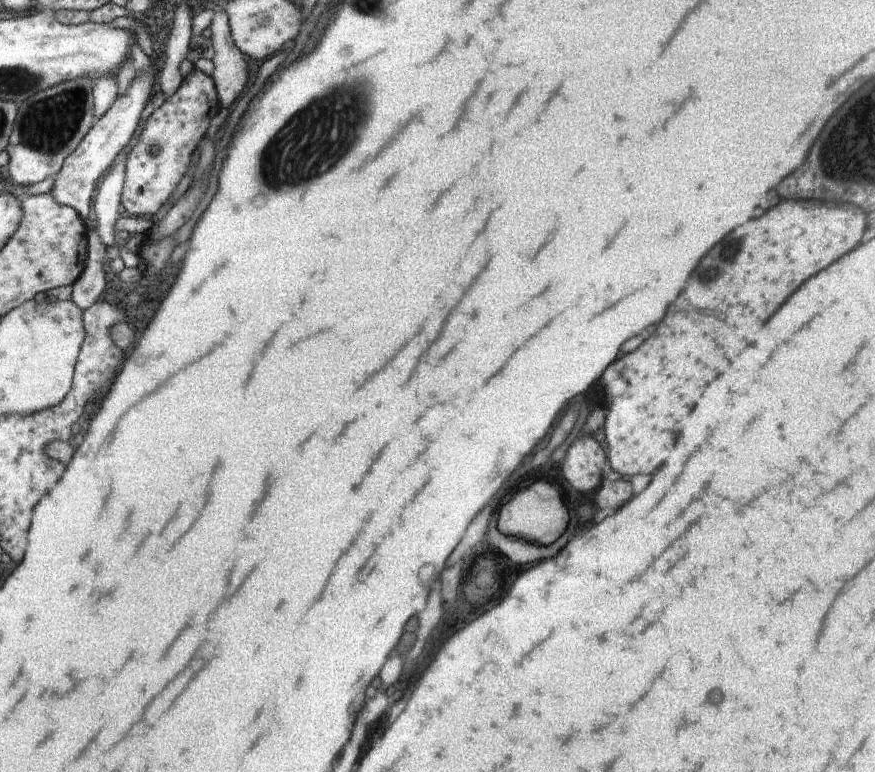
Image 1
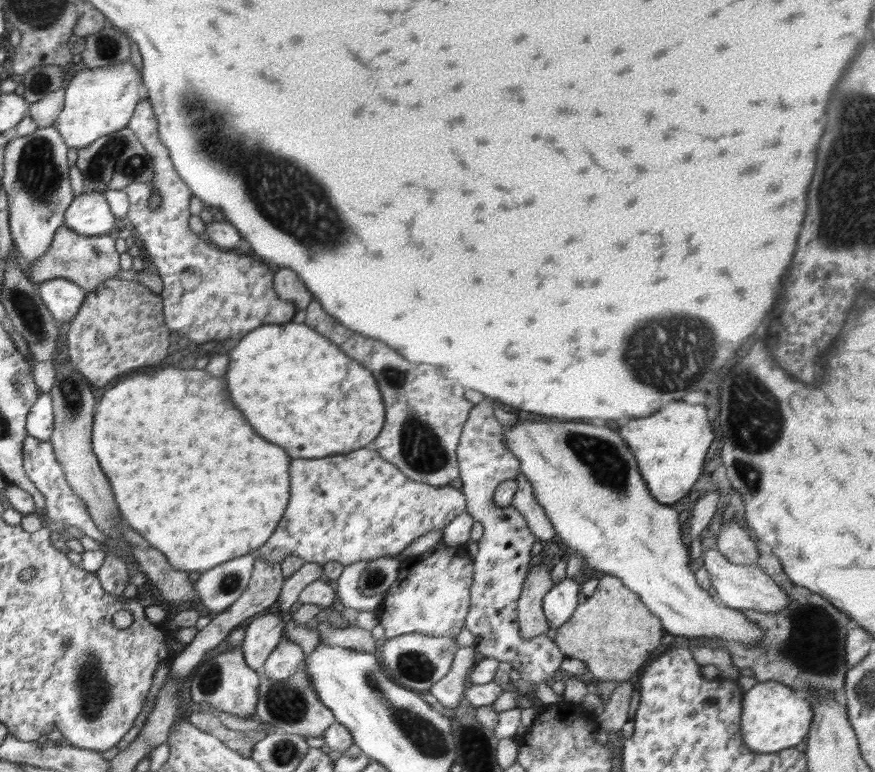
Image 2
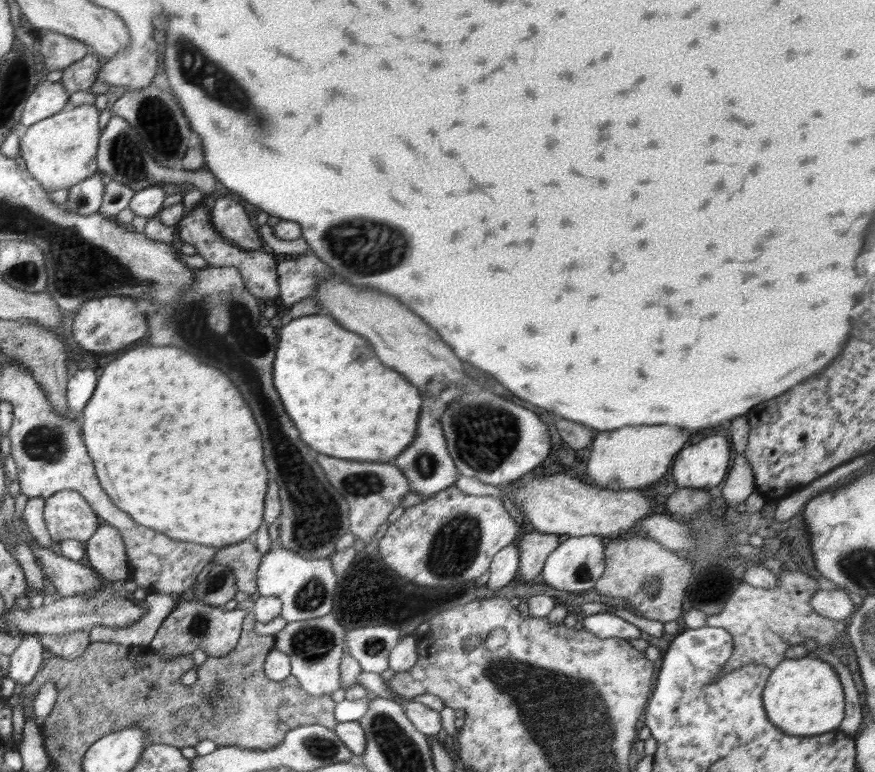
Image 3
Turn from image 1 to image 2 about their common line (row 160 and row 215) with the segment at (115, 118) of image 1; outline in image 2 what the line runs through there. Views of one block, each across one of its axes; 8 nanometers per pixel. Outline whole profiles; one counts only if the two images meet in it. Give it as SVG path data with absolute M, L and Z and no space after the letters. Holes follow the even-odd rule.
M94 191L76 196L66 212L67 227L86 236L110 232L114 228L114 219L103 193Z

